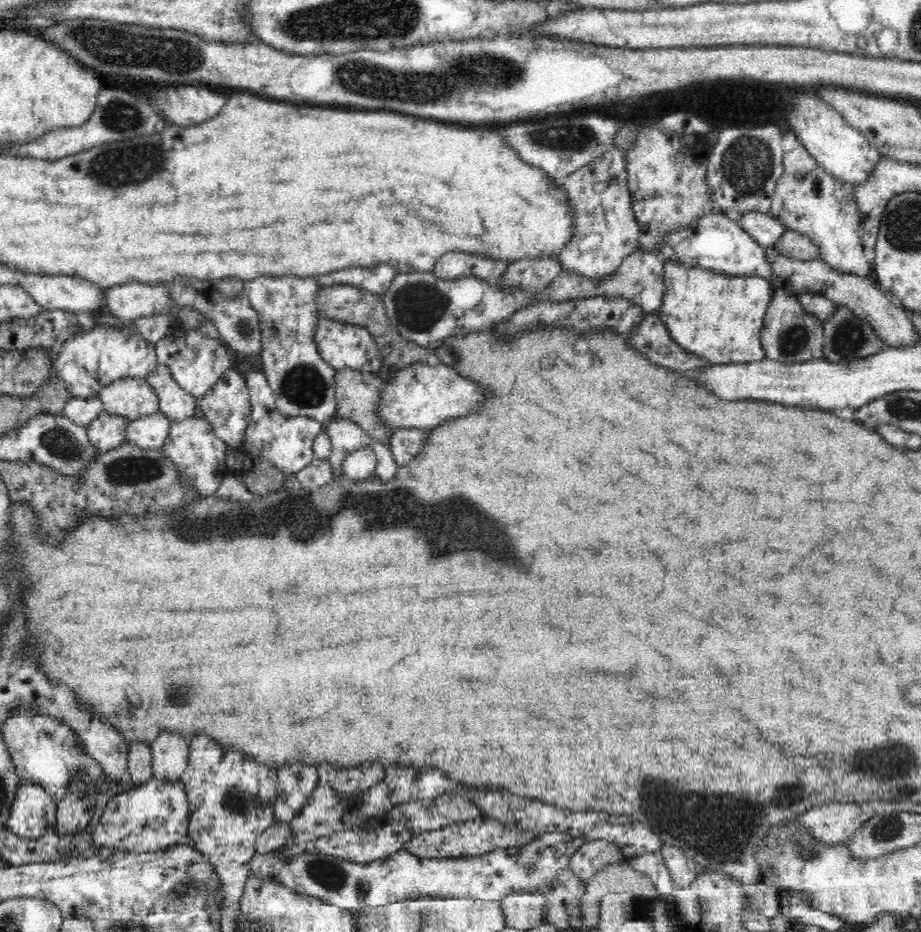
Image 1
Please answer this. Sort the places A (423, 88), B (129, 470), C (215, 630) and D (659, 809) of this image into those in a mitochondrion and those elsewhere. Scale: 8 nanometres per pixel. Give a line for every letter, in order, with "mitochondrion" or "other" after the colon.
A: mitochondrion
B: mitochondrion
C: other
D: mitochondrion

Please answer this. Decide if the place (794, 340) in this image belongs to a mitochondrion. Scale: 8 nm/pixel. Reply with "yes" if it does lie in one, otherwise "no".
yes

